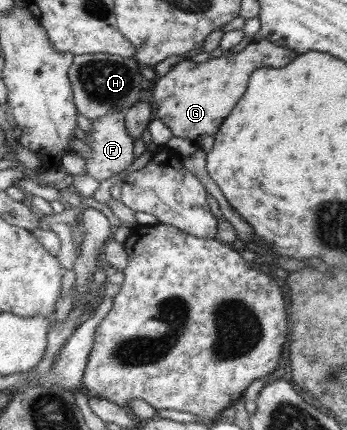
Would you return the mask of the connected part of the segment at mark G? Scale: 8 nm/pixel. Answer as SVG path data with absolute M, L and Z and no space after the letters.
M258 38L239 53L227 53L201 63L195 63L191 59L183 60L171 66L166 75L159 76L155 81L153 118L165 123L175 137L199 142L206 135L217 133L222 121L245 93L249 77L256 69L289 65L297 57L298 54L292 49Z

